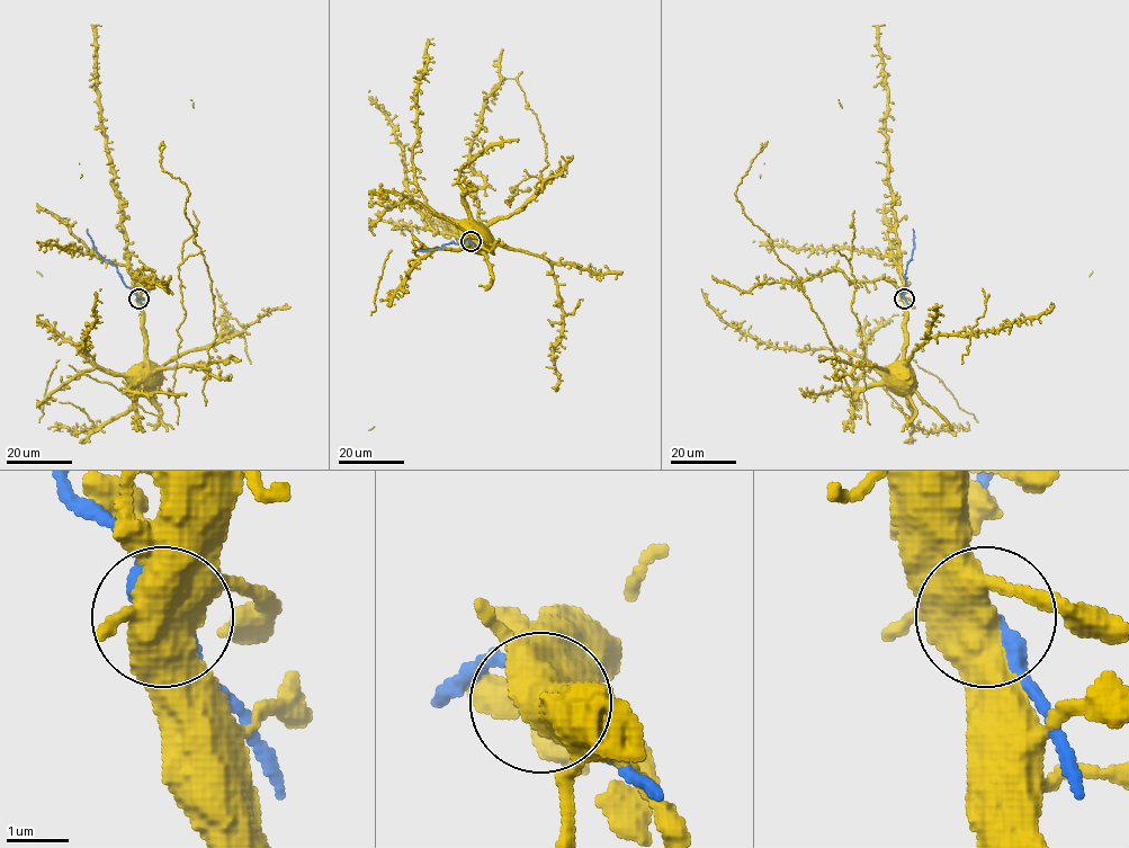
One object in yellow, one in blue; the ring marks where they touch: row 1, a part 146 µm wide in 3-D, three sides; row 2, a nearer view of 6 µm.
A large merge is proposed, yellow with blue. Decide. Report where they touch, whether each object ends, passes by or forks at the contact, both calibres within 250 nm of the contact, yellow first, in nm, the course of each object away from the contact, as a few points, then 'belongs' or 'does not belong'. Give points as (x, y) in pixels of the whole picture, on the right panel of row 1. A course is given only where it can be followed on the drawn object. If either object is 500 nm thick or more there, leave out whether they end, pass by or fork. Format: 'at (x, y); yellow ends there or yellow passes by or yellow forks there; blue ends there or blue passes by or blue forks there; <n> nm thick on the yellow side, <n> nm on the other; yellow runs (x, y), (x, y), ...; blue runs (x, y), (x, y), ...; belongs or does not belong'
at (904, 298); yellow forks there; blue passes by; 480 nm thick on the yellow side, 320 nm on the other; yellow runs (904, 300), (902, 367); blue runs (904, 300), (904, 274), (914, 248), (912, 229); does not belong

